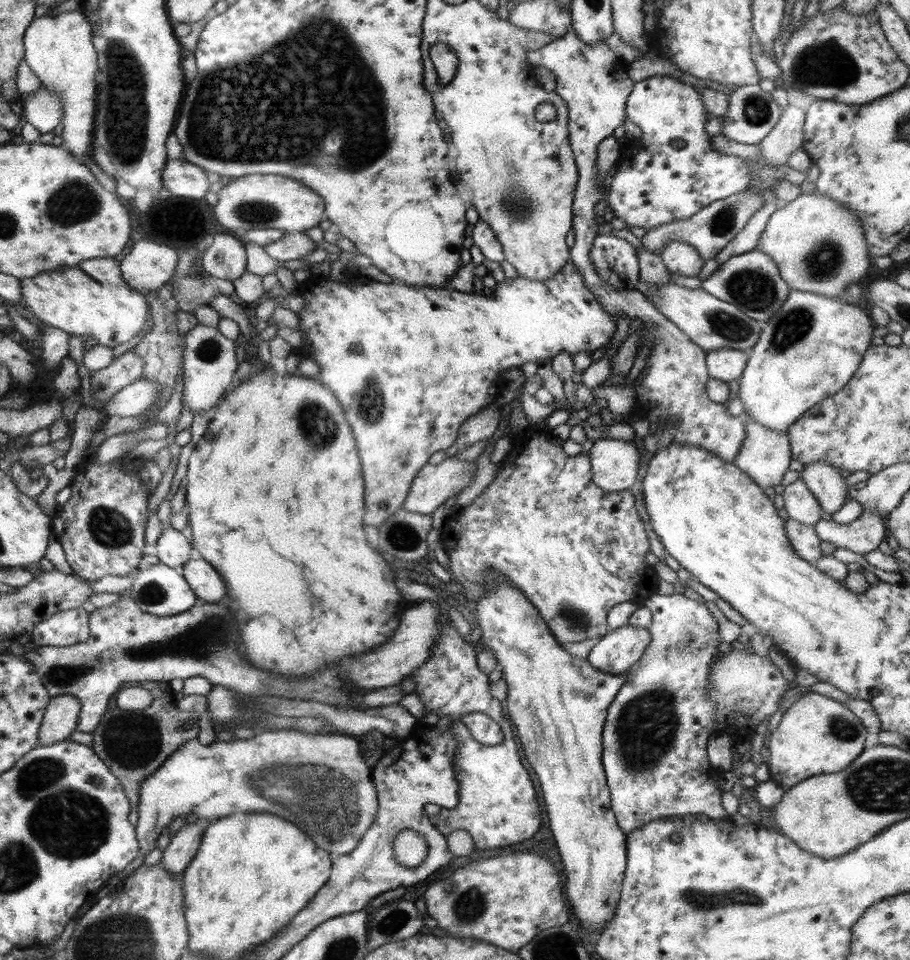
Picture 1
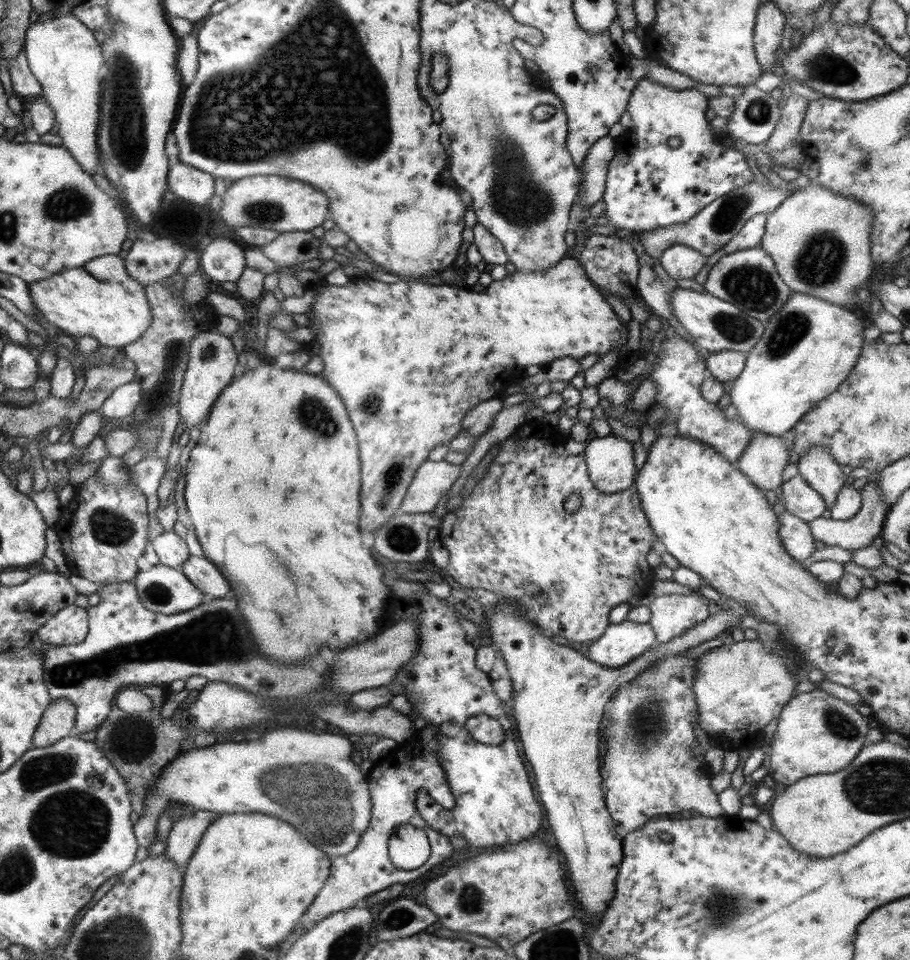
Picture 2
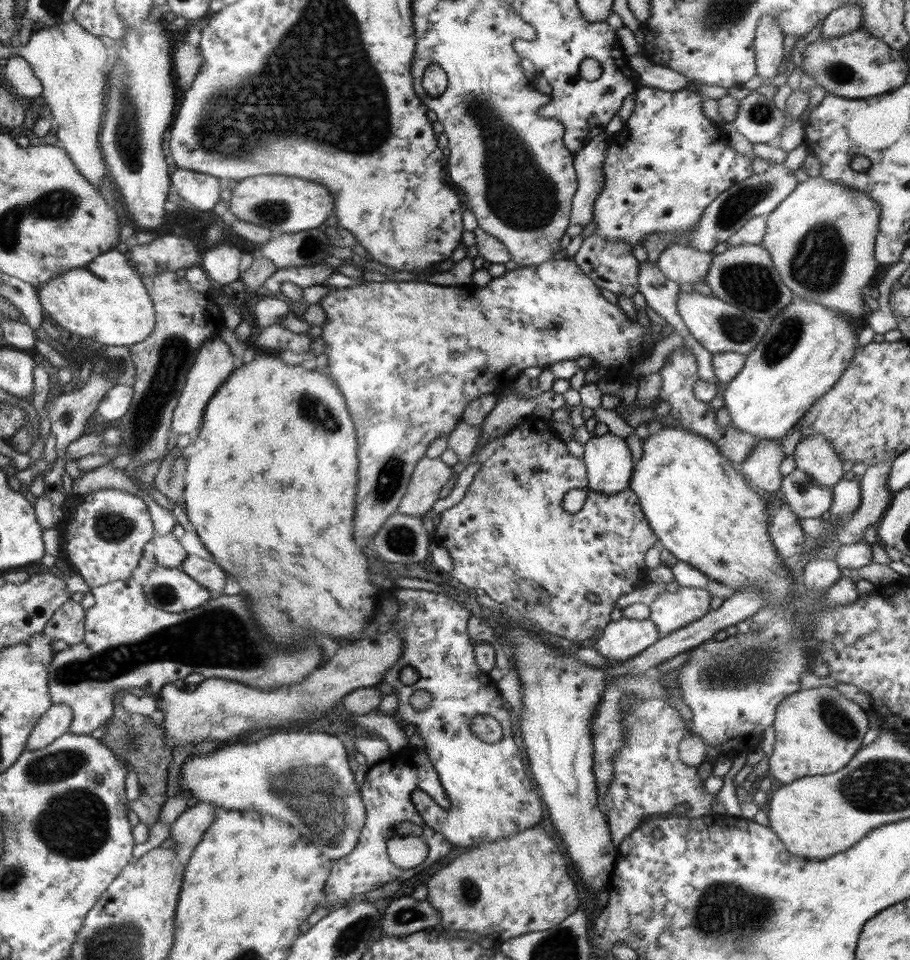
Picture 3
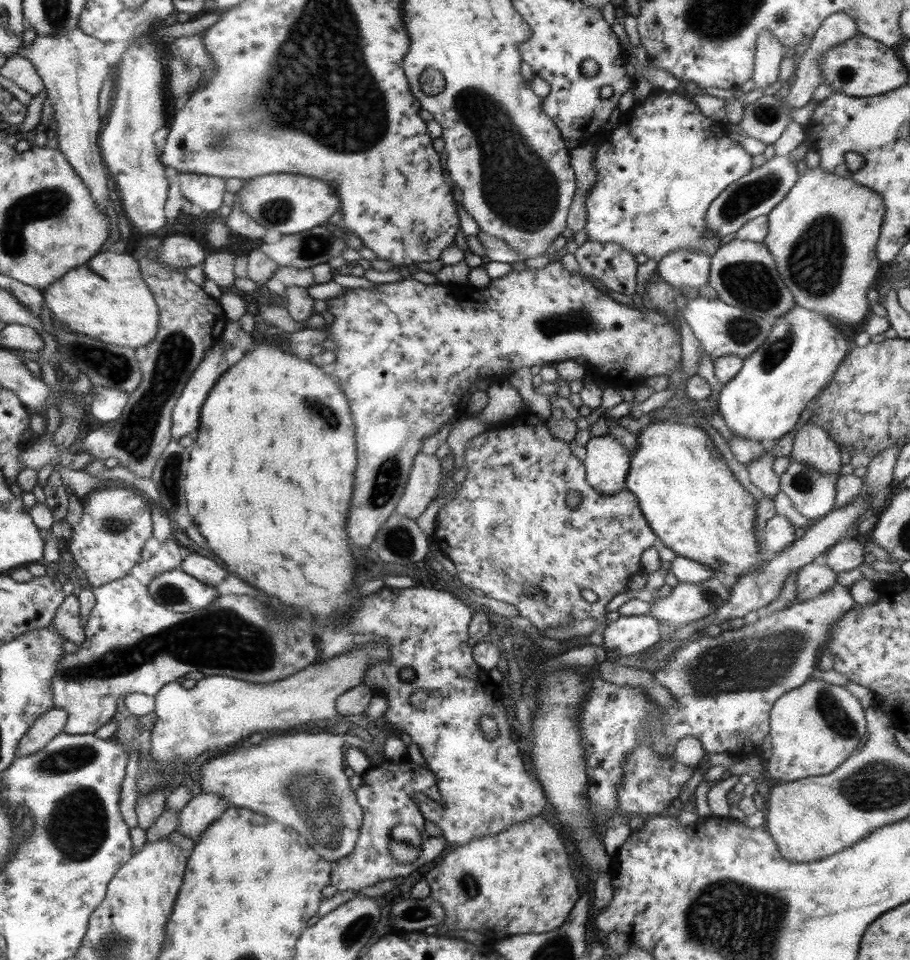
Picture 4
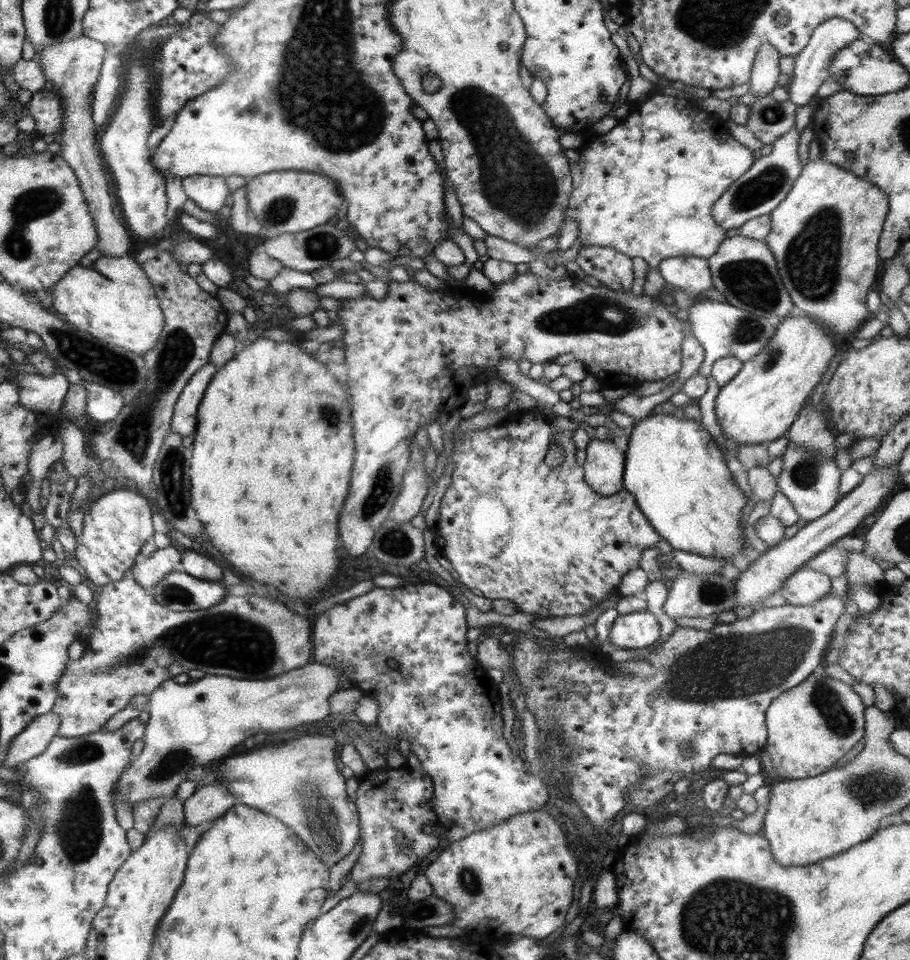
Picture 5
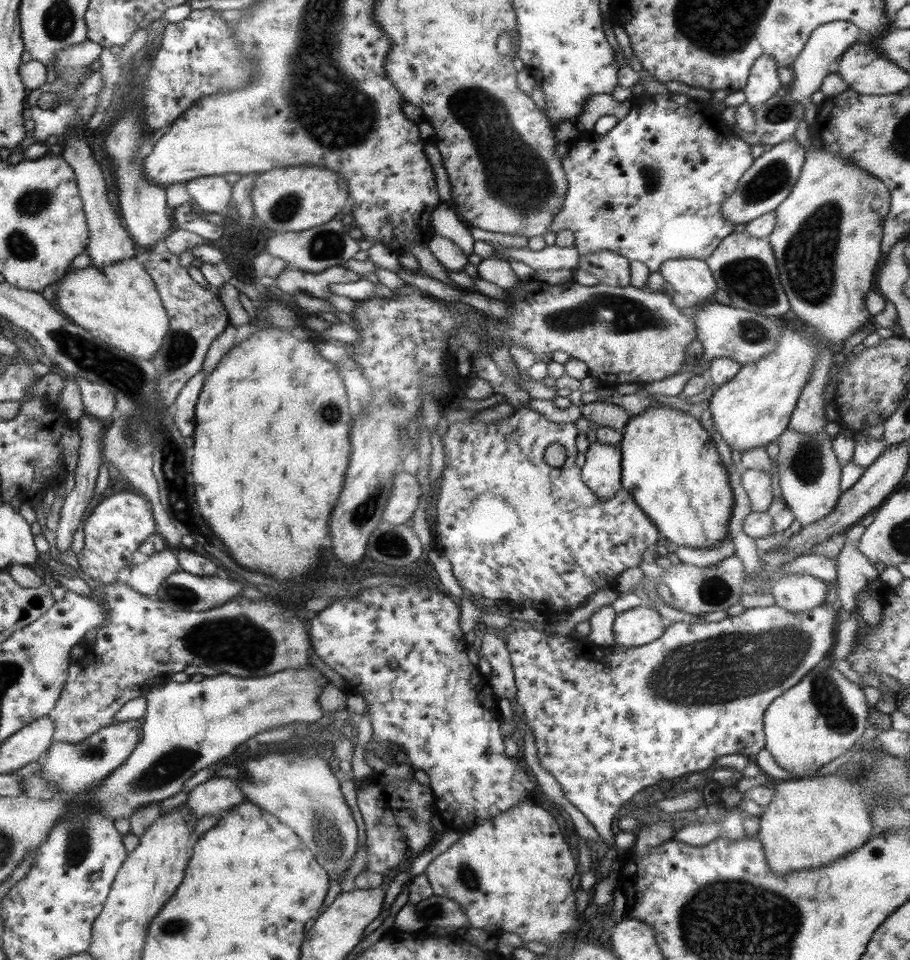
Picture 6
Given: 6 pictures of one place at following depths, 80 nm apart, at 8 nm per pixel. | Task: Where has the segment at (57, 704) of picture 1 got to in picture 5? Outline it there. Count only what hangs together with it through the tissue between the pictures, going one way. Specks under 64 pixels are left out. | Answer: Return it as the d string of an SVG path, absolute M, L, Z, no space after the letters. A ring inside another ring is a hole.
M54 711L37 716L10 743L9 751L1 767L16 768L17 764L42 754L52 738L58 735L60 723L60 717Z

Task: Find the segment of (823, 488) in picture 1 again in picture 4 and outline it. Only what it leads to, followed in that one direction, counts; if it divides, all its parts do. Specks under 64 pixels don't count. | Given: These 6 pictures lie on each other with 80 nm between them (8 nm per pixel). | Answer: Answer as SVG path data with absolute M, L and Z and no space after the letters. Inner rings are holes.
M807 415L795 432L790 456L798 462L813 466L820 472L831 474L838 474L842 465L839 446L821 426L810 422Z

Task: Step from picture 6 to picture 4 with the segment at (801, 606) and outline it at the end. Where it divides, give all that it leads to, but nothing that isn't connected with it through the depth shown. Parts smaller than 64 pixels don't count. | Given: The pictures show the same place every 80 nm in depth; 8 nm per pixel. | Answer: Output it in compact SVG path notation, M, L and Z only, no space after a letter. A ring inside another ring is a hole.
M815 560L798 570L796 602L815 599L818 595L832 588L836 582L837 575L832 572L832 568L826 568L823 562Z

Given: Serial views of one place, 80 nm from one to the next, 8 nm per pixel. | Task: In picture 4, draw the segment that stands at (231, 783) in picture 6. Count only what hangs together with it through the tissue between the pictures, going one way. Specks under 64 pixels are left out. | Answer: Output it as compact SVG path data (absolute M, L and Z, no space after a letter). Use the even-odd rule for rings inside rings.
M202 790L179 812L177 831L197 842L201 833L222 816L229 806L229 800Z

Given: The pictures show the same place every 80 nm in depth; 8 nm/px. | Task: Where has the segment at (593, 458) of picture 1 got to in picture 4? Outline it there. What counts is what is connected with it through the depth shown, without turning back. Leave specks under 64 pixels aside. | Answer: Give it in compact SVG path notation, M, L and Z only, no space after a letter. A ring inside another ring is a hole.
M595 432L589 438L583 463L588 484L603 495L621 492L626 487L626 475L631 457L622 444L608 433Z

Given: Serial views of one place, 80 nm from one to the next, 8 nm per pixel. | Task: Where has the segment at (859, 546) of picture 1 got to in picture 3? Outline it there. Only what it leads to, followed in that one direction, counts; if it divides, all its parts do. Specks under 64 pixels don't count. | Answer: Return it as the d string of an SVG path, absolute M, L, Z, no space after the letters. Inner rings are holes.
M892 460L879 462L878 464L867 468L865 475L862 475L862 479L859 483L861 489L861 504L852 516L838 520L838 522L834 522L834 519L831 517L796 517L798 524L800 524L800 530L804 532L804 535L810 536L812 540L828 535L830 544L832 543L836 546L852 544L853 542L864 542L864 531L882 519L882 515L884 515L886 509L890 507L890 502L894 496L893 493L890 493L890 489L888 489L887 486L887 476L891 469L891 462Z

